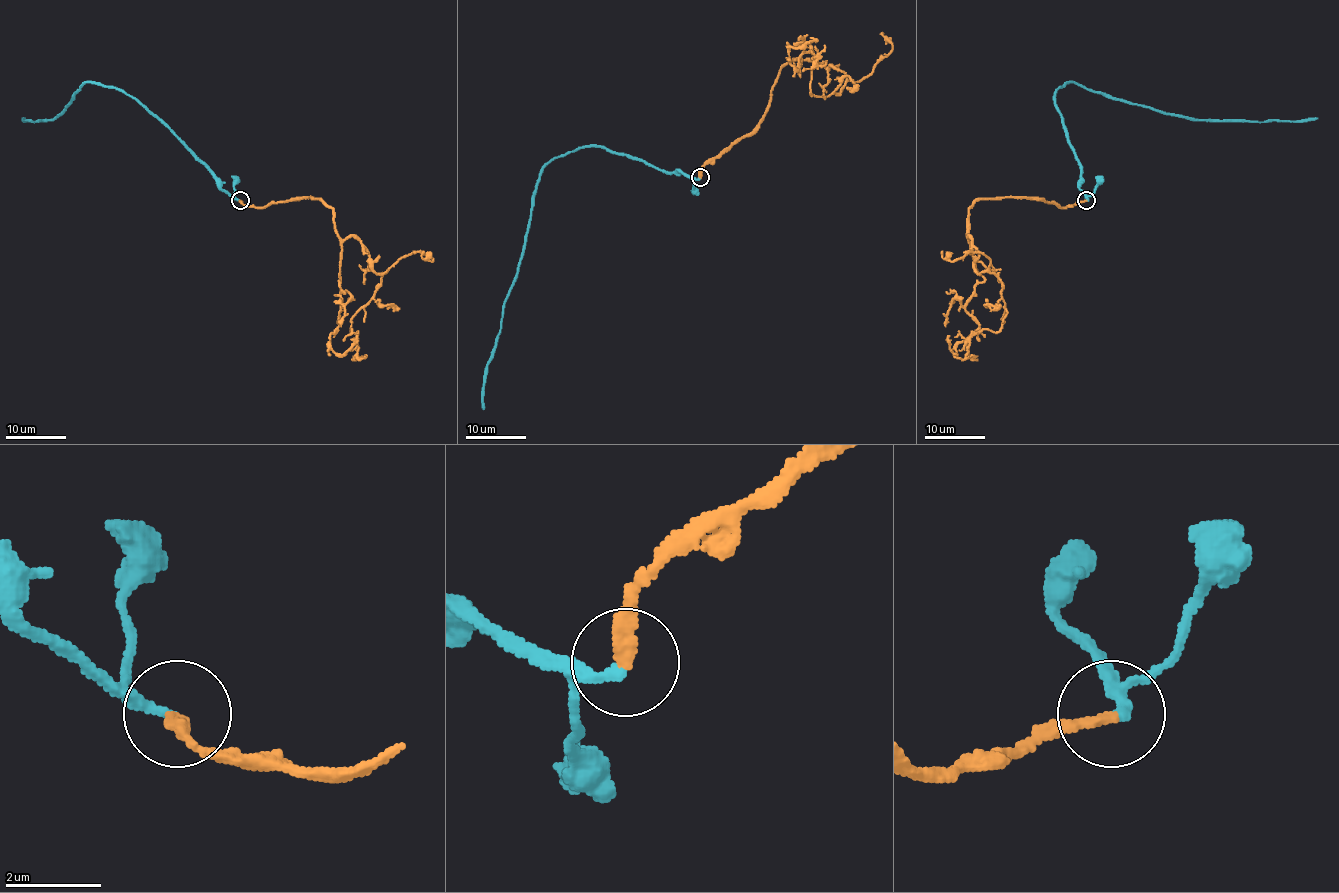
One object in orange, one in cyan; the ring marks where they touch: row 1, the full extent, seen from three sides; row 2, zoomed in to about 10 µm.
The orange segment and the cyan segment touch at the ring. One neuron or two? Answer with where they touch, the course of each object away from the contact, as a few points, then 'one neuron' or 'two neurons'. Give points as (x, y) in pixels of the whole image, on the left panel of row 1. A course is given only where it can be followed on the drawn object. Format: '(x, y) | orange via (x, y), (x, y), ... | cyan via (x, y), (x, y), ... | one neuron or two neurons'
(240, 200) | orange via (241, 200), (320, 197), (335, 232), (355, 237), (373, 269), (387, 272), (352, 319), (356, 357), (367, 357) | cyan via (241, 200), (221, 188), (221, 182), (166, 126), (124, 93), (90, 82), (51, 120), (24, 118) | one neuron

